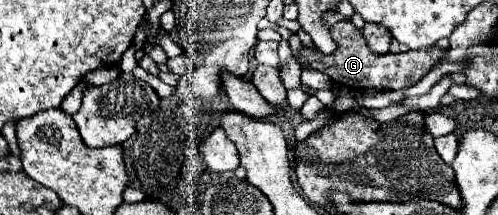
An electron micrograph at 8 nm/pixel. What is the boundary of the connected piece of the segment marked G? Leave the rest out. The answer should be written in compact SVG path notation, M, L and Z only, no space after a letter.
M349 20L337 22L331 28L331 36L337 44L337 50L333 54L323 54L319 48L301 46L295 60L301 60L301 58L307 60L307 64L313 70L325 72L337 86L347 86L351 90L365 90L365 88L399 90L399 88L413 86L431 70L431 62L435 62L435 58L443 58L443 54L447 54L441 48L427 48L427 50L407 50L407 52L399 52L399 54L389 52L385 56L377 56L367 48L361 30L353 28L353 24Z

